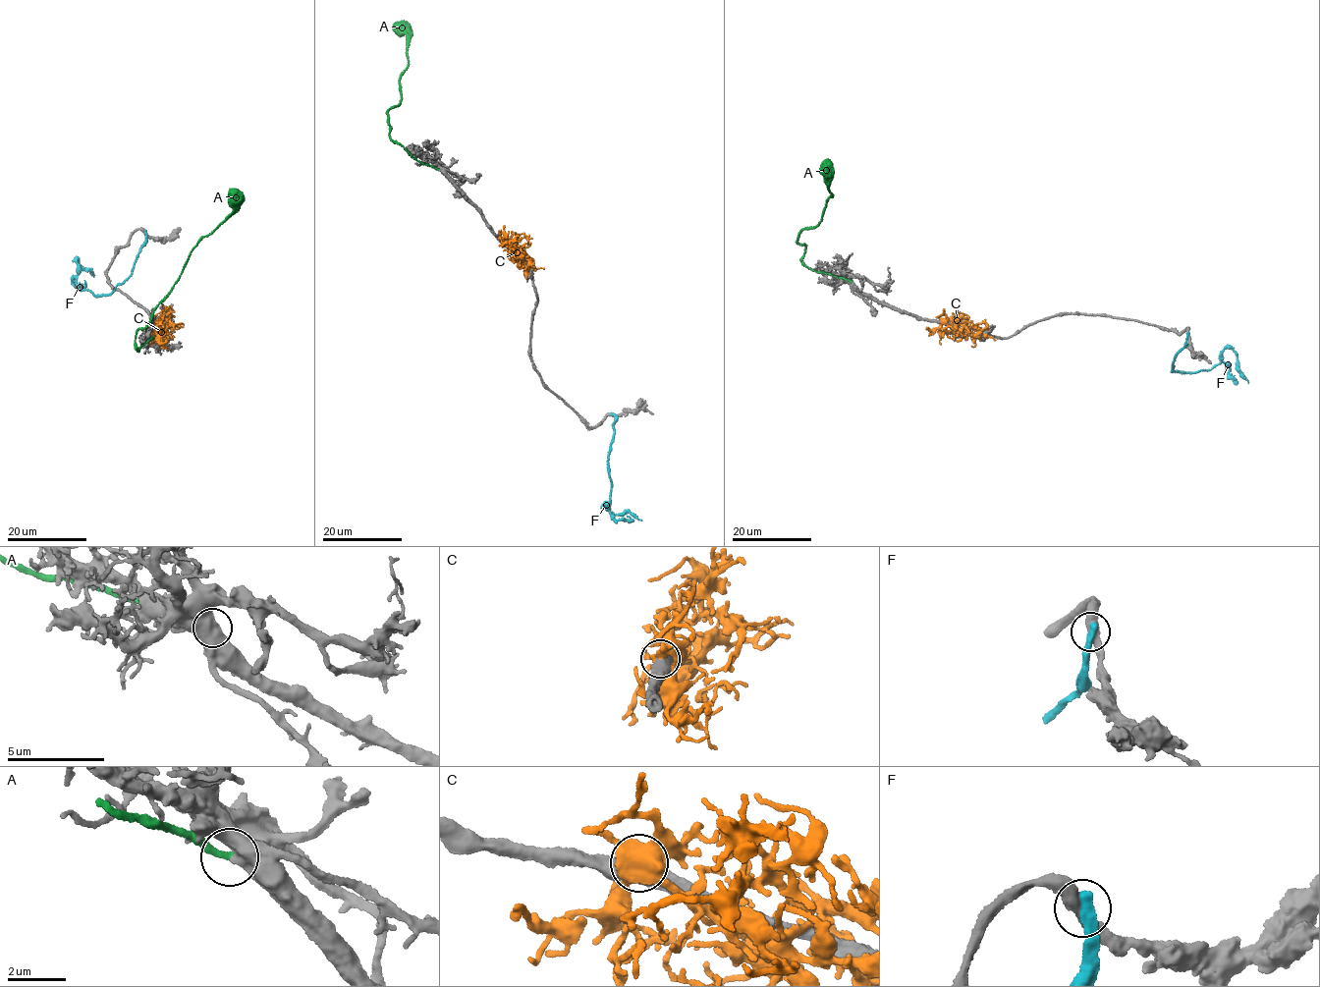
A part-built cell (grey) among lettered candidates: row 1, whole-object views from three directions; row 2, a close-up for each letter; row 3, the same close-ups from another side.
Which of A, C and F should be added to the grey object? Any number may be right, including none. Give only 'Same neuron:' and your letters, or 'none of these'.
Same neuron: A

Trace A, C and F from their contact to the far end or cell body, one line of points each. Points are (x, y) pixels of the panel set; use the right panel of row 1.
A: (852, 282), (804, 264), (805, 245), (797, 243), (802, 230), (819, 223), (833, 195), (825, 183), (828, 160)
C: (943, 321), (952, 331), (972, 335), (986, 325), (985, 322), (976, 324)
F: (1187, 334), (1171, 370), (1212, 368), (1230, 348), (1248, 383)

